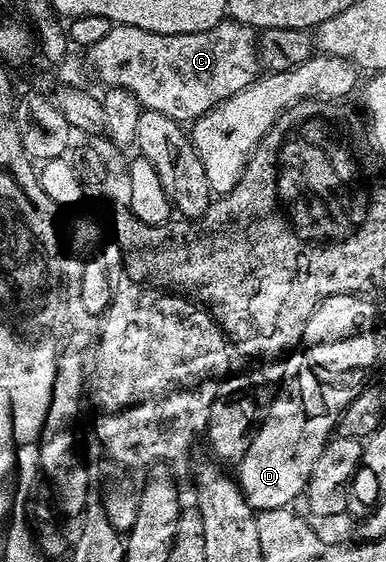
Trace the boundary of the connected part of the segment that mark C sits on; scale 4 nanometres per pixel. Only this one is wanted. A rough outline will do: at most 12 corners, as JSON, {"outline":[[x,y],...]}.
{"outline":[[113,24],[104,86],[191,122],[258,79],[257,29],[177,36]]}

